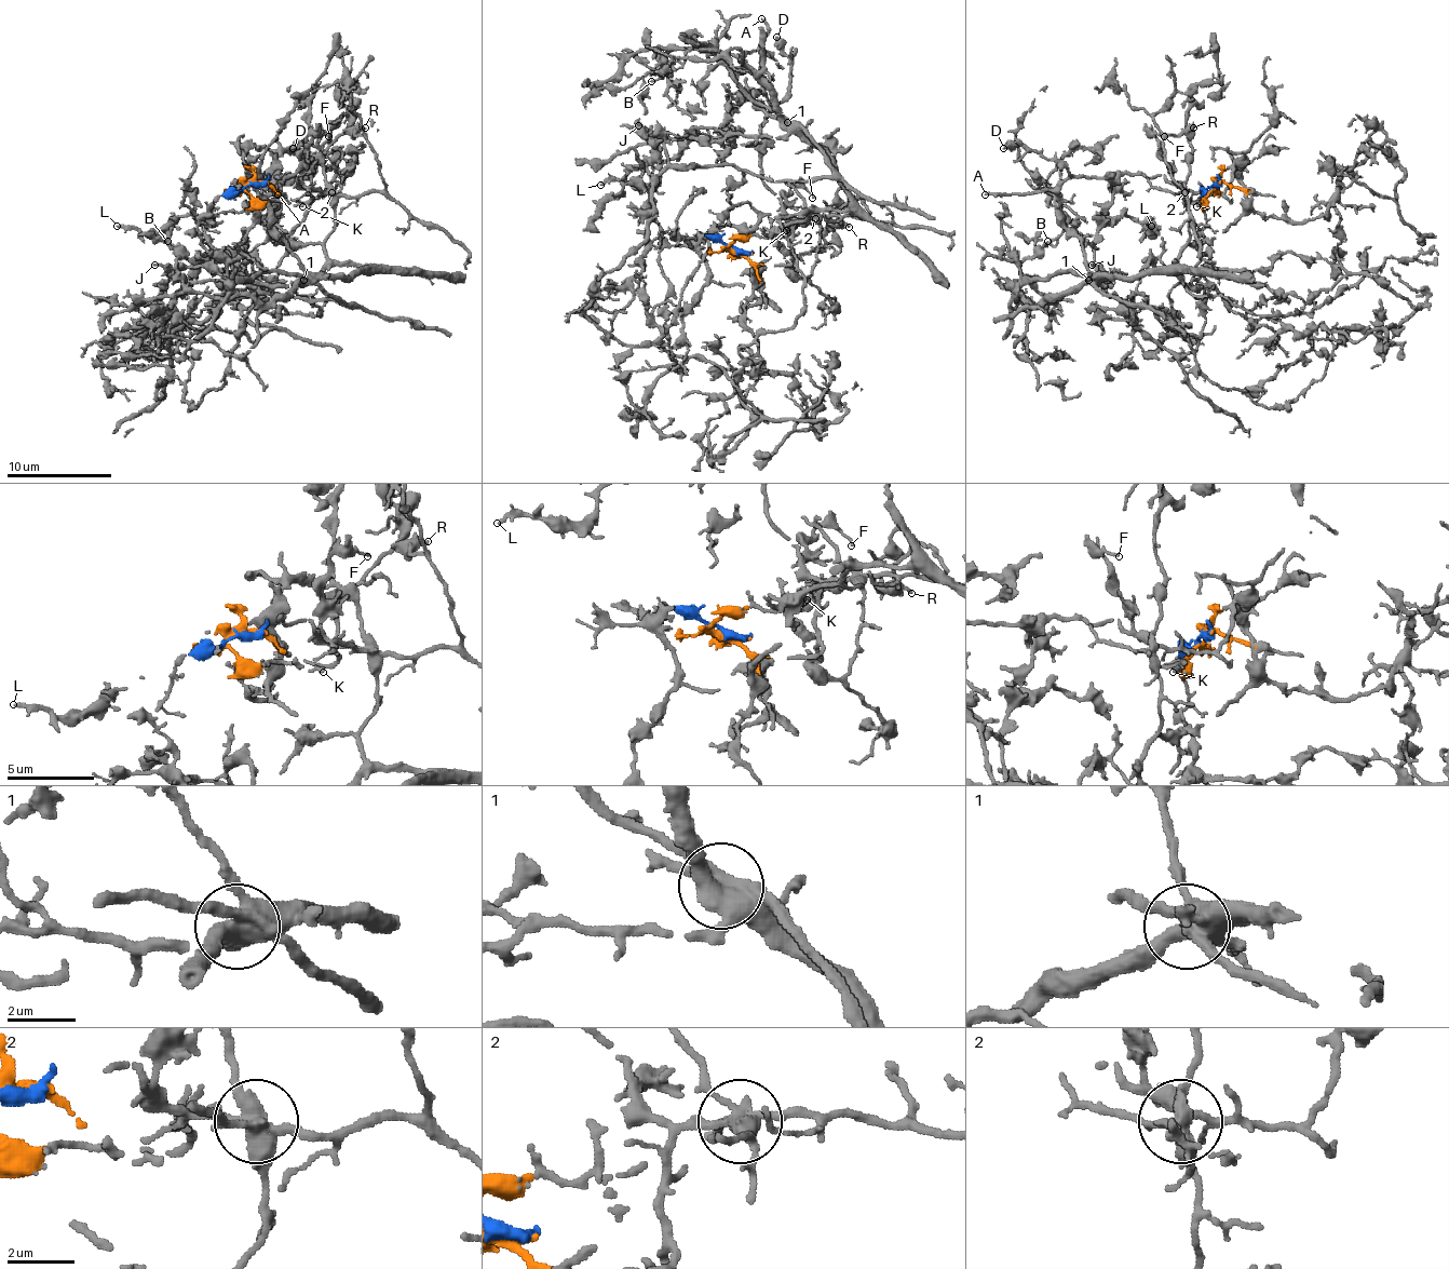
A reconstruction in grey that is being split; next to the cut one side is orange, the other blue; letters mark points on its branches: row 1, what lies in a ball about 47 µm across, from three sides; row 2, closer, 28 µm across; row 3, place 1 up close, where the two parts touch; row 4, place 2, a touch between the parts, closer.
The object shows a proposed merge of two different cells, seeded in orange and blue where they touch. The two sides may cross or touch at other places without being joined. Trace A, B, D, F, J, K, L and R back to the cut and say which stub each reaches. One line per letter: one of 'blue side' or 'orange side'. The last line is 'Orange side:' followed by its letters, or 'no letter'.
A: orange side
B: blue side
D: orange side
F: orange side
J: blue side
K: orange side
L: blue side
R: orange side
Orange side: A, D, F, K, R

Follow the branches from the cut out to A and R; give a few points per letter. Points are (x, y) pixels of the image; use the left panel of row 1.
A: (253, 183), (245, 188), (263, 201), (311, 191), (276, 173), (285, 177), (276, 193)
R: (253, 183), (245, 188), (263, 201), (289, 201), (308, 191), (381, 191), (368, 140), (355, 136), (366, 127)

